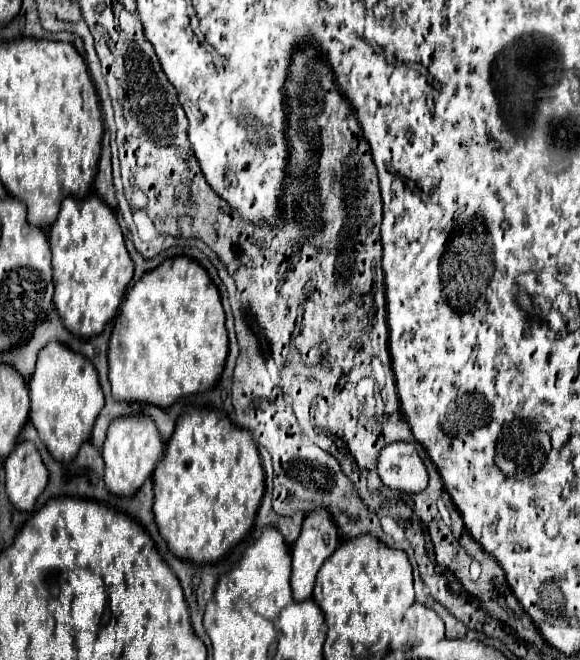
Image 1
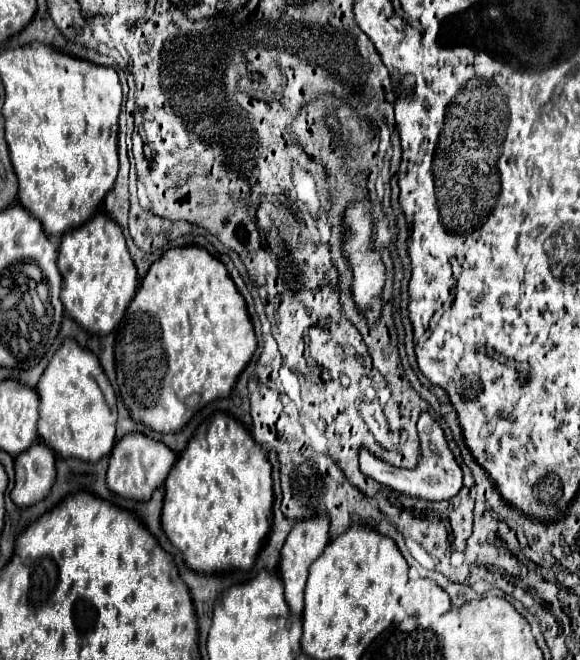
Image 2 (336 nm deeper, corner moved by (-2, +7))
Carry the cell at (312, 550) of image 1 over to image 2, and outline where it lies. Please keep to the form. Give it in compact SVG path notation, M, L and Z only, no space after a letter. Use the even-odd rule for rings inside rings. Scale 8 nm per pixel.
M313 517L313 519L307 519L307 521L299 521L291 529L291 533L289 533L289 537L287 537L287 541L281 549L279 577L281 577L283 587L285 587L287 607L291 609L293 615L303 613L303 589L305 589L305 583L307 583L309 565L323 553L327 543L329 543L329 519L327 517Z

